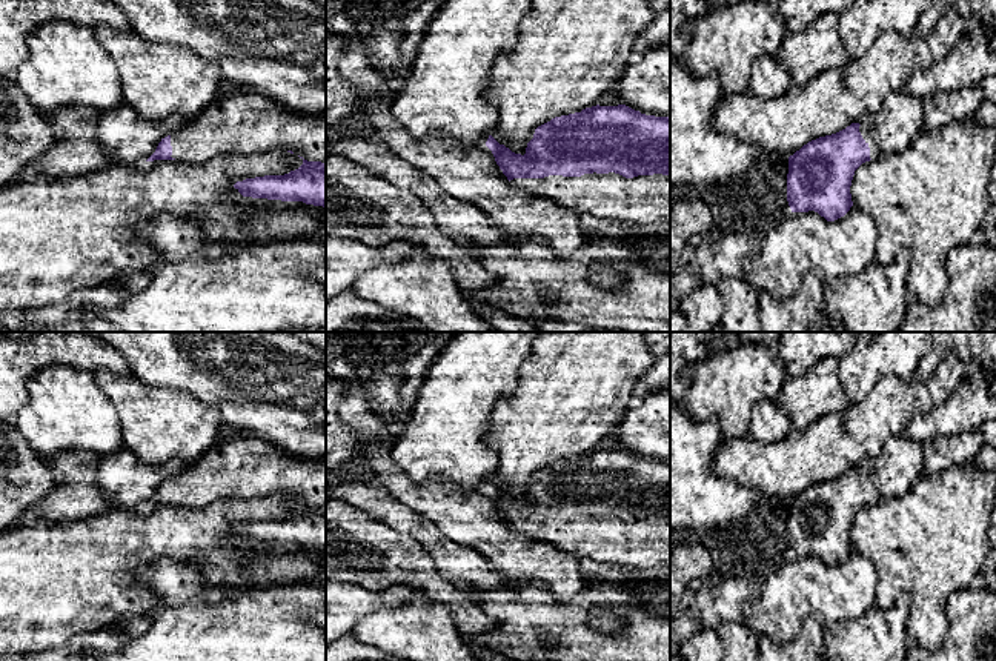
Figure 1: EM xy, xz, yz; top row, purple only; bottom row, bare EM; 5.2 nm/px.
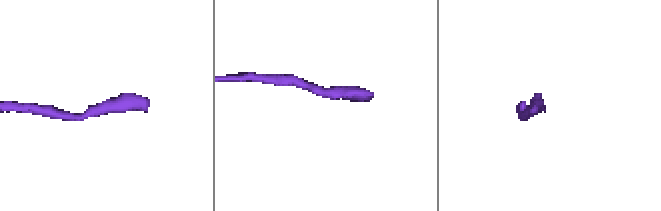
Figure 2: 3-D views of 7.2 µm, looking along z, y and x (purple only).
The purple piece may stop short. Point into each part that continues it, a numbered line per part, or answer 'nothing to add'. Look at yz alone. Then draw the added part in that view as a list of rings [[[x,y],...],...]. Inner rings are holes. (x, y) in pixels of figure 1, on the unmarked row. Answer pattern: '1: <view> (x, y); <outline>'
1: yz (875, 495); [[[859,470],[859,477],[861,477],[862,483],[865,484],[865,487],[868,489],[868,492],[870,492],[870,503],[875,504],[875,503],[881,501],[882,497],[881,497],[878,487],[870,480],[868,473],[864,472],[864,470]]]

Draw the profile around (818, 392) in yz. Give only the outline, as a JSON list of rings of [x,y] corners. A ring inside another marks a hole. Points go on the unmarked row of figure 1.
[[[824,358],[802,377],[788,377],[776,401],[787,412],[793,430],[847,410],[850,401],[839,377],[839,360]]]

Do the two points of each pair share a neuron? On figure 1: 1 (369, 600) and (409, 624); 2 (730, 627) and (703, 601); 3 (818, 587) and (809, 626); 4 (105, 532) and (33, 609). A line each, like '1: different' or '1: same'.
1: different
2: different
3: different
4: same

